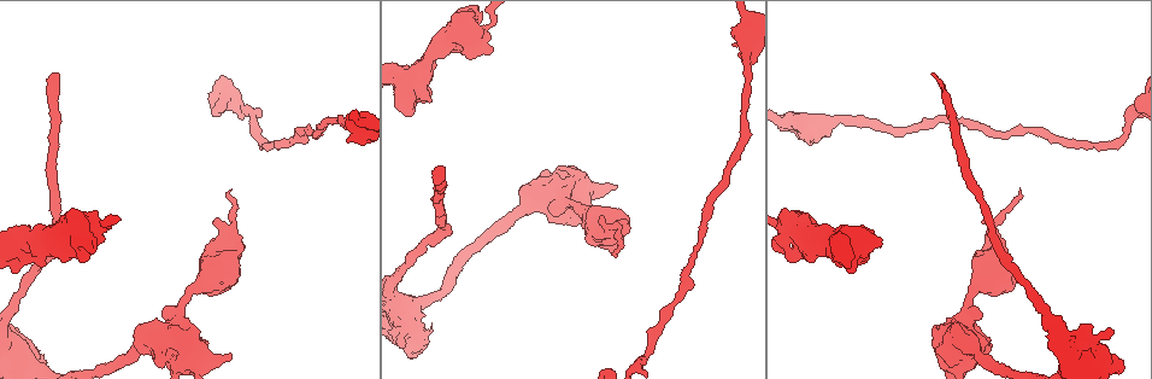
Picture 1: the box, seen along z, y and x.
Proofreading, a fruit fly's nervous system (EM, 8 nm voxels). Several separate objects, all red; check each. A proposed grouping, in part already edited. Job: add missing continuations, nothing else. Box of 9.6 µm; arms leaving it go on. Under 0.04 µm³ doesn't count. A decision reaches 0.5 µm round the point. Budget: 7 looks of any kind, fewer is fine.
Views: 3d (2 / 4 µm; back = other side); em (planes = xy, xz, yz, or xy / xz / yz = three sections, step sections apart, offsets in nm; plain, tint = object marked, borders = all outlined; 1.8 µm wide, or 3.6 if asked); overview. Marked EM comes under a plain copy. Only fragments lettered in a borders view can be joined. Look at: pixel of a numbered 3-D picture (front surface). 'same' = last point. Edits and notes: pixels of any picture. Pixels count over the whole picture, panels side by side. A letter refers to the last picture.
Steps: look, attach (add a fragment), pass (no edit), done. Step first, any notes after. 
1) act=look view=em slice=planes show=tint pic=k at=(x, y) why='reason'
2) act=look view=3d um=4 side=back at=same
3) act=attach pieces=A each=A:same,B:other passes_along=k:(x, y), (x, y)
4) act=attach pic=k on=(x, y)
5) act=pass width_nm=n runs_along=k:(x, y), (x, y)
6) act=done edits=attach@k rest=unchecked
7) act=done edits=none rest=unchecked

act=look view=3d um=2 pic=1 at=(52, 73) why='thin end'

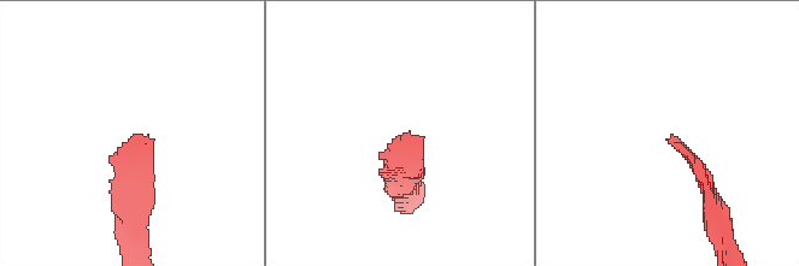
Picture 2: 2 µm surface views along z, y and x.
act=look view=em slice=planes show=borders pic=2 at=(666, 139)

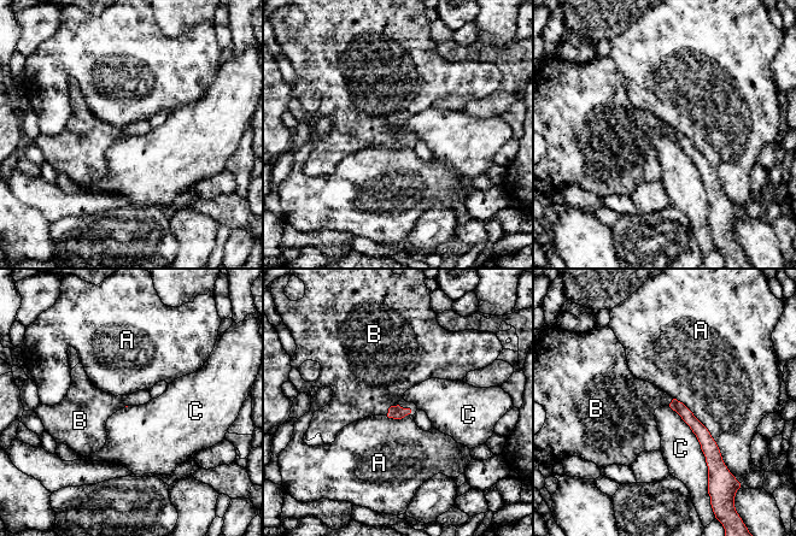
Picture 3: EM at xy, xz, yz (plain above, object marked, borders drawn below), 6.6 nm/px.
act=attach pic=3 on=(373, 376) each=A:other,B:same,C:other passes_along=3:(396, 412), (397, 405), (373, 376) found='it goes on there'

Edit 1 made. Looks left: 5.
act=look view=overview

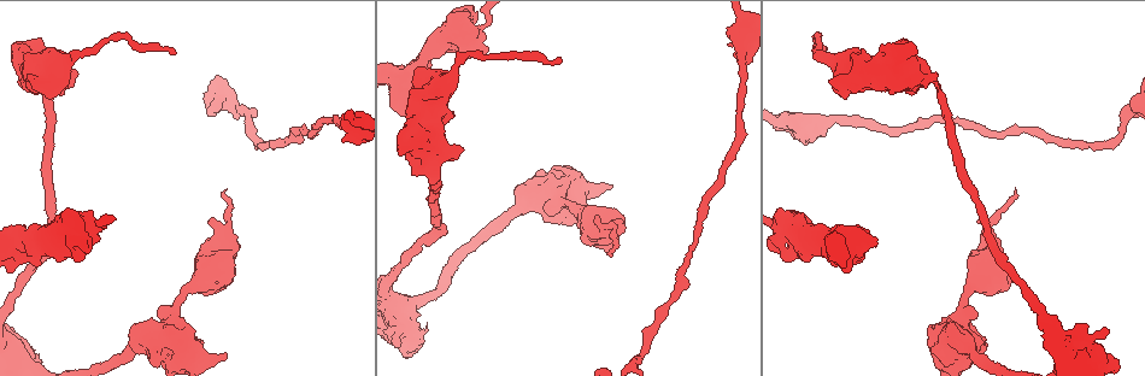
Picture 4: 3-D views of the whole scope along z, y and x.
act=look view=em um=3.6 slice=planes show=borders pic=1 at=(431, 102) why='stops while still wide'

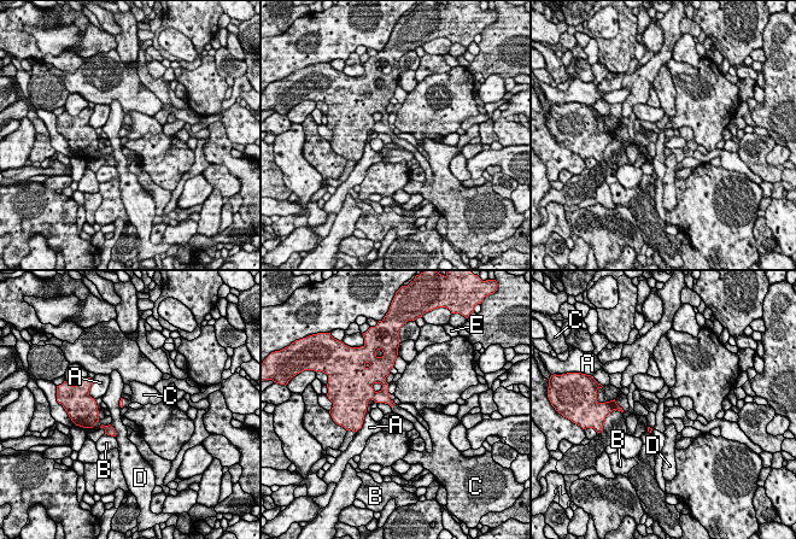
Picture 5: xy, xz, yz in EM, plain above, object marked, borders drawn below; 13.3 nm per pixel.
act=pass each=A:other,B:other,C:other,D:other,E:other found='none of them fits'

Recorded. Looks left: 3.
act=look view=3d um=4 pic=4 at=(487, 50) why='an open end'

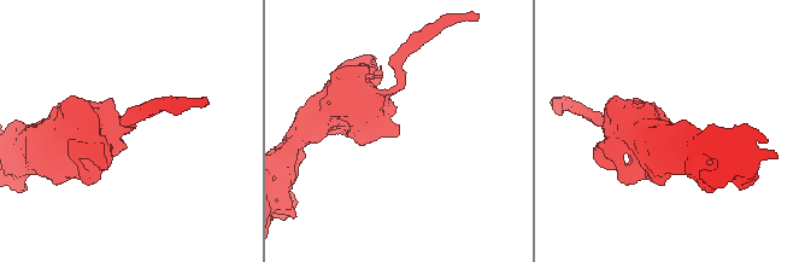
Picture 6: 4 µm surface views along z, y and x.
act=look view=em um=3.6 slice=xz step=16 show=borders pic=6 at=(396, 132)

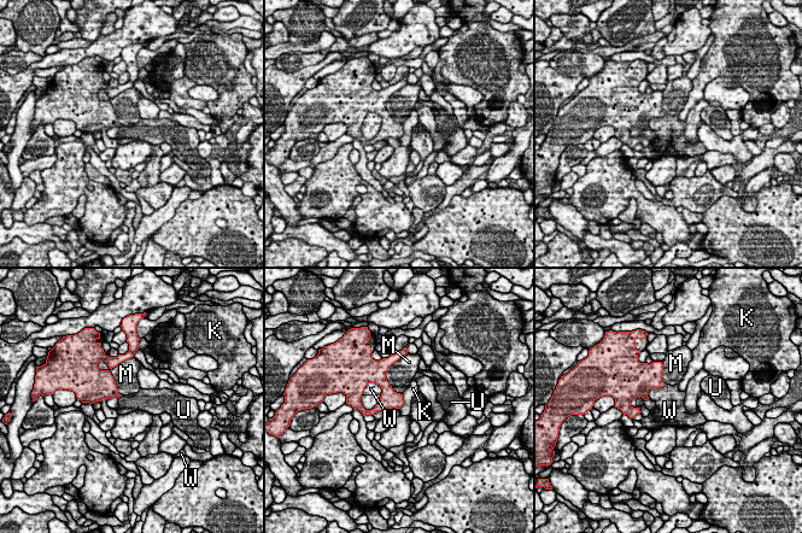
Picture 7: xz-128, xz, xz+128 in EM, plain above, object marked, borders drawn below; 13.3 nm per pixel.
act=pass each=K:other,M:other,U:other,W:other border=7:(402, 393), (403, 405), (399, 409) found='none of them fits'

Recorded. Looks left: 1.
act=done edits=attach@3 rest=unchecked

